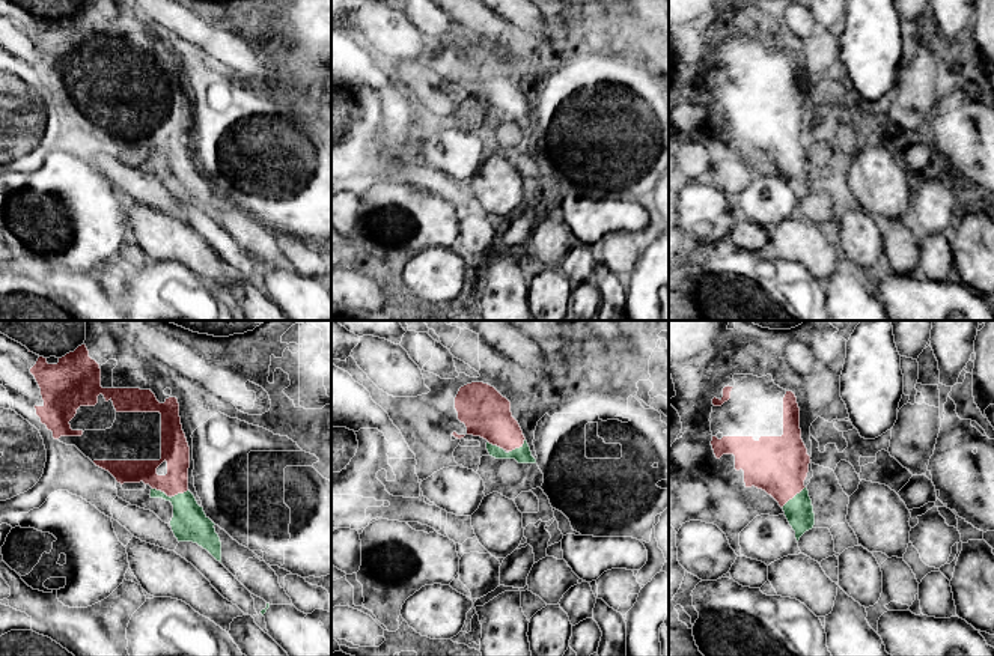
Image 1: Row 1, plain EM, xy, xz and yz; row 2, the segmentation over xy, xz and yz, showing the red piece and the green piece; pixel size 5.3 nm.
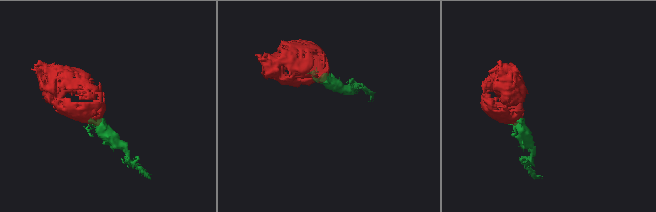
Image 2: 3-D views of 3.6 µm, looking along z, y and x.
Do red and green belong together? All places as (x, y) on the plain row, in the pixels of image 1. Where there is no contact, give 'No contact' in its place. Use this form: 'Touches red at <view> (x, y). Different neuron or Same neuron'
Touches red at yz (792, 160). Same neuron

